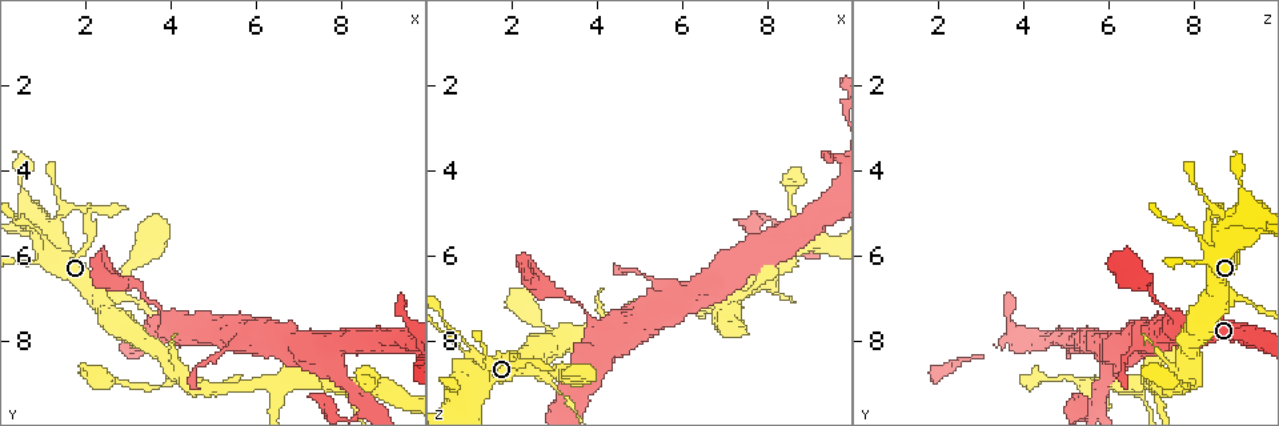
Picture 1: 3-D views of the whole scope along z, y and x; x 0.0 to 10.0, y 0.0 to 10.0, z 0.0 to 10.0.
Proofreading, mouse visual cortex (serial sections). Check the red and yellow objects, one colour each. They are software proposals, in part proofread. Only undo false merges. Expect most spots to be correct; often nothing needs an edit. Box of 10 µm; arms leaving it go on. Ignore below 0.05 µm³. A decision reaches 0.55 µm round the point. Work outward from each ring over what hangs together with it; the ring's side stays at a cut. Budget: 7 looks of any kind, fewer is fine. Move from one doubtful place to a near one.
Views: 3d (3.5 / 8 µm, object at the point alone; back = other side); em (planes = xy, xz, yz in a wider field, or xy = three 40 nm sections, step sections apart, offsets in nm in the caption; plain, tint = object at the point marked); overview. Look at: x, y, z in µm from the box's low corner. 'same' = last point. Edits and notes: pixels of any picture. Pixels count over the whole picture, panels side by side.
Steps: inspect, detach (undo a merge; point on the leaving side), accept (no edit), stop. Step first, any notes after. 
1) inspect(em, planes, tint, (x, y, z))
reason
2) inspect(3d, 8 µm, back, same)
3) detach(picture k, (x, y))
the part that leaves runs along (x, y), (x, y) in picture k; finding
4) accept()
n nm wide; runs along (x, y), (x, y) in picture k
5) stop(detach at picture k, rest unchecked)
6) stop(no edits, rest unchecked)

inspect(3d, 8 µm, (0.80, 6.10, 8.20))
sudden change in width

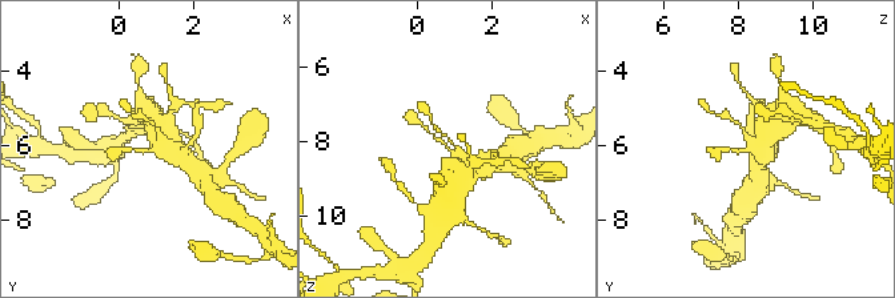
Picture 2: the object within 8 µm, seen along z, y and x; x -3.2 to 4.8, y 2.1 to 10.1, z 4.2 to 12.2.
inspect(3d, 3.5 µm, back, same)

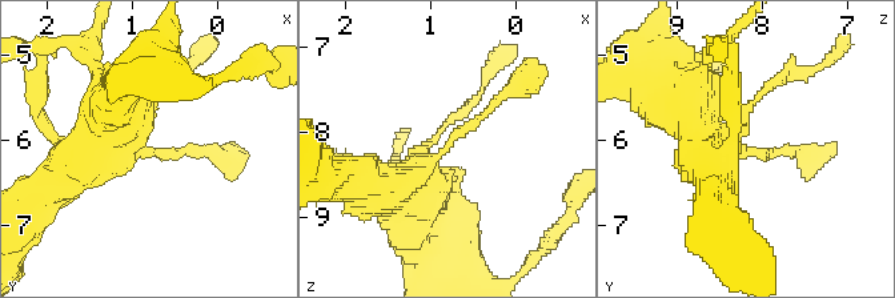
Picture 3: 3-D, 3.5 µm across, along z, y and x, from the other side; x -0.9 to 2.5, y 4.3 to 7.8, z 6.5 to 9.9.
inspect(em, xy, step 2, tint, (0.80, 6.15, 8.20))

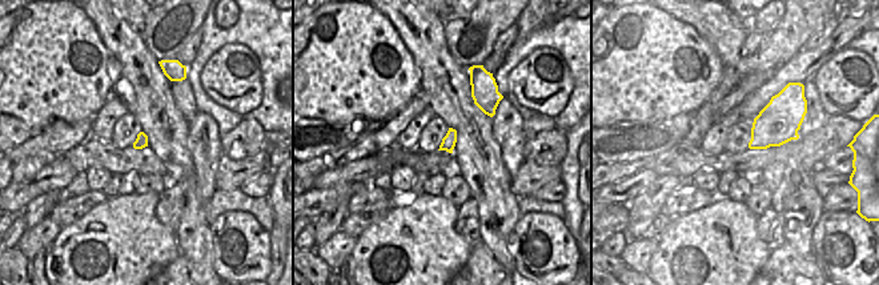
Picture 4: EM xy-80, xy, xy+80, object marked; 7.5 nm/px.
accept()
arms of 100, 500 nm; runs along (366, 188), (406, 181), (513, 85) in picture 3; one cell here

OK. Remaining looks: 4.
inspect(3d, 8 µm, (2.65, 7.05, 8.80))
three-way junction

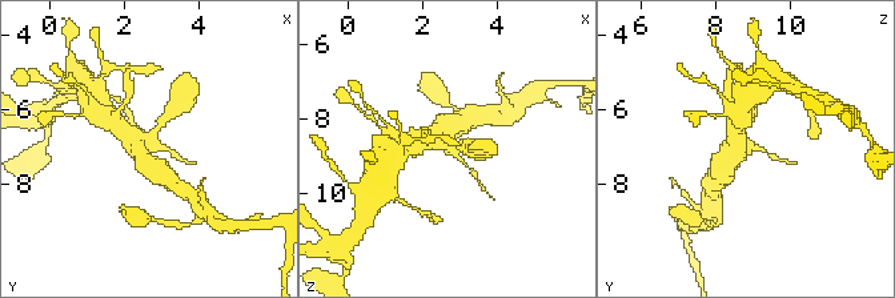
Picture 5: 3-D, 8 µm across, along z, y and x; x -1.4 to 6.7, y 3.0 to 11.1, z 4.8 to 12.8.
inspect(3d, 3.5 µm, back, same)

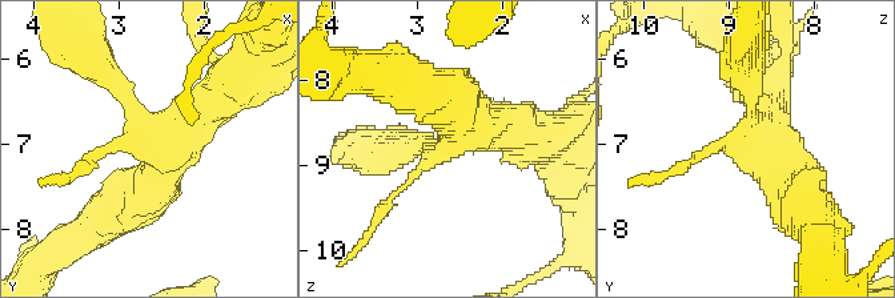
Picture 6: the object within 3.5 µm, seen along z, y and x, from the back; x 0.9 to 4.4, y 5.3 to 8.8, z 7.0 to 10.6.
inspect(em, xy, step 3, tint, (2.70, 7.00, 8.85))
3 arms; arms of 100, 450, 500 nm

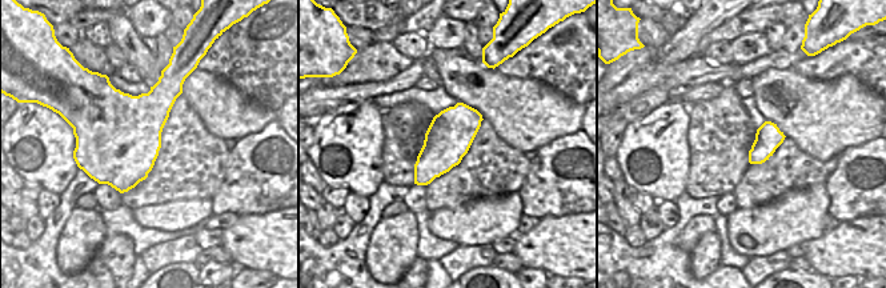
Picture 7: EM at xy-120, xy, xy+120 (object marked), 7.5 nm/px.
accept()
runs along (508, 129), (474, 127), (380, 212) in picture 6; continuous, no second cell

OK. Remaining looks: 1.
stop(no edits, rest unchecked)

